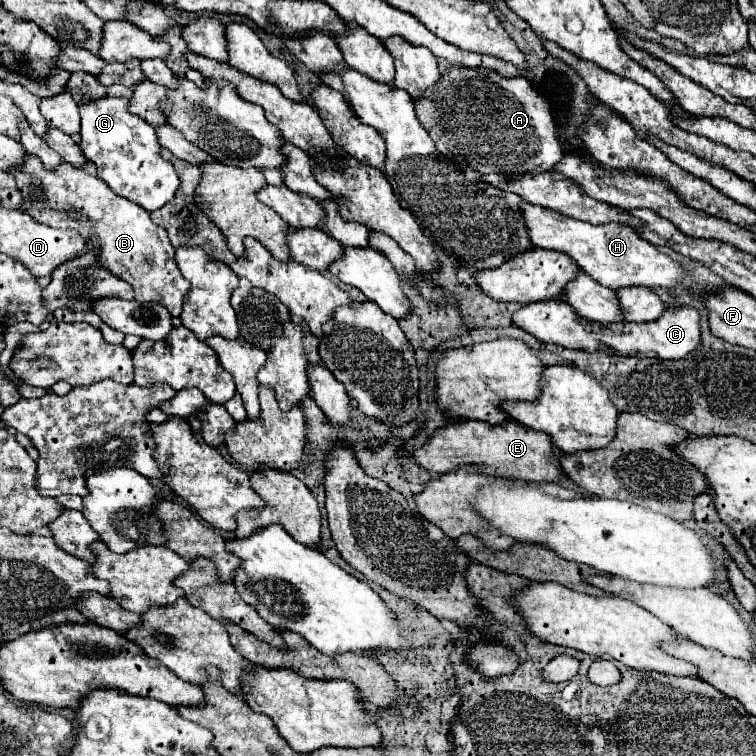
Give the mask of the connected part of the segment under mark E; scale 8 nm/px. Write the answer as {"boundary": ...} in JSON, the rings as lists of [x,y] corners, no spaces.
{"boundary":[[[512,419],[498,425],[488,425],[482,421],[458,421],[440,427],[426,445],[412,453],[414,461],[432,473],[446,473],[456,469],[456,465],[482,467],[486,475],[520,479],[528,483],[558,483],[562,471],[554,461],[554,447],[546,433],[528,429]]]}

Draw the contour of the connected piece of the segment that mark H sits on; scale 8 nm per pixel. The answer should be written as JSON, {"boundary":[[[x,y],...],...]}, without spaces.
{"boundary":[[[520,203],[520,211],[524,215],[524,225],[528,229],[528,237],[536,247],[552,249],[566,253],[576,265],[594,277],[604,287],[614,291],[622,287],[642,285],[642,287],[662,287],[662,289],[678,289],[684,287],[684,269],[674,263],[668,255],[660,253],[654,245],[640,239],[632,227],[622,223],[608,225],[592,225],[572,217],[564,217],[552,209],[544,209],[530,203]]]}

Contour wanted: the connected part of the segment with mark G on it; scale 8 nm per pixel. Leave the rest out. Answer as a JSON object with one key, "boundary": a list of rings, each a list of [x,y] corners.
{"boundary":[[[100,97],[82,101],[80,109],[80,149],[96,165],[98,177],[120,197],[130,199],[144,207],[146,211],[156,211],[164,207],[176,193],[180,179],[172,163],[164,161],[158,151],[158,139],[152,125],[142,117],[128,113],[128,99],[120,97]]]}

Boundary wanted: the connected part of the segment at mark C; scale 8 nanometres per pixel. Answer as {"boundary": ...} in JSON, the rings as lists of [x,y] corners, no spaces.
{"boundary":[[[560,299],[528,303],[512,315],[514,325],[534,335],[544,343],[556,343],[570,349],[594,351],[614,351],[616,355],[634,355],[634,357],[656,357],[656,359],[680,359],[686,357],[696,343],[700,343],[700,325],[698,311],[692,307],[668,307],[662,317],[652,323],[594,323],[582,319],[574,309]]]}

